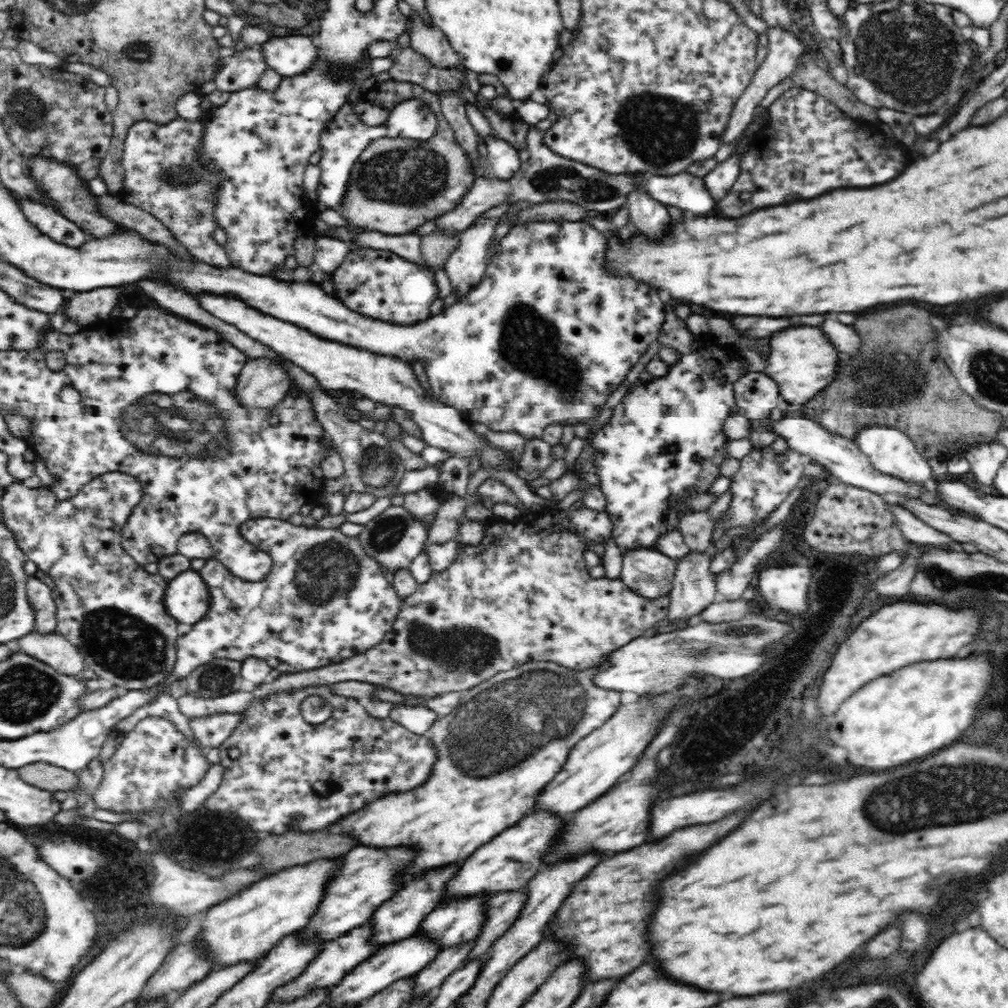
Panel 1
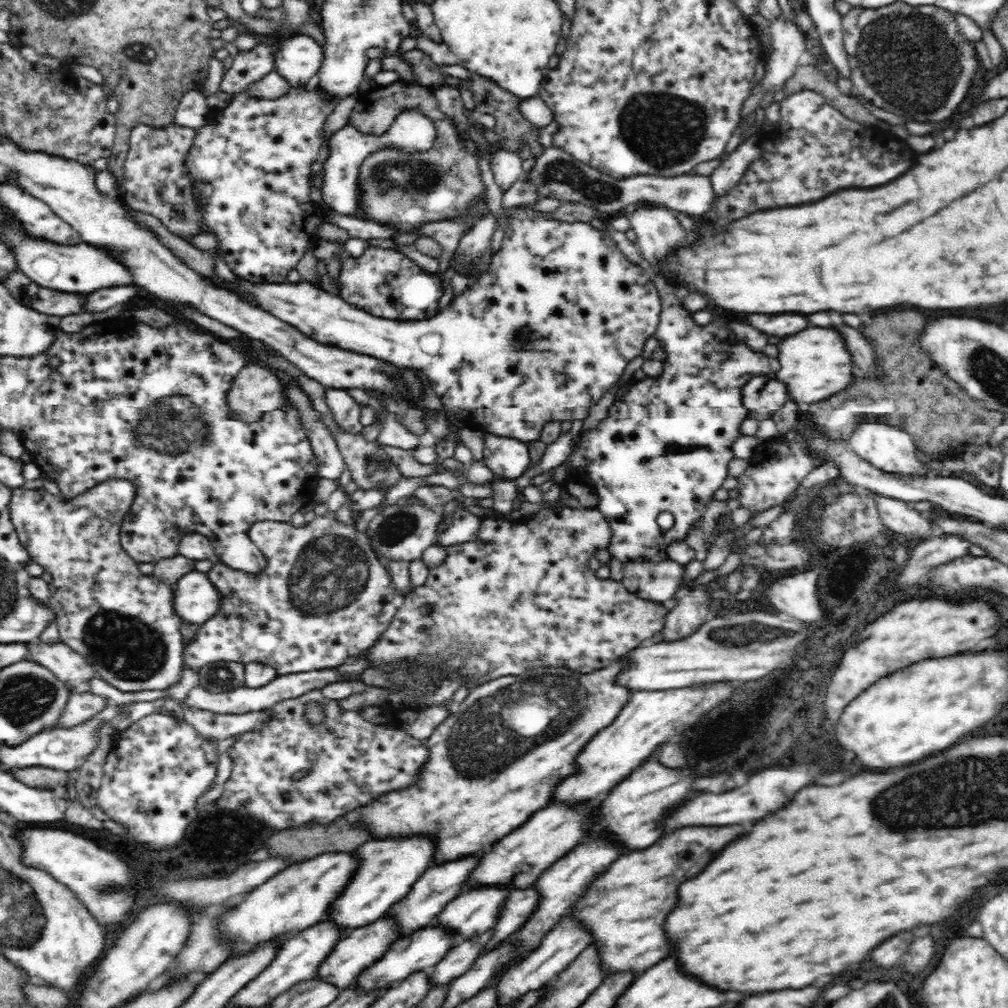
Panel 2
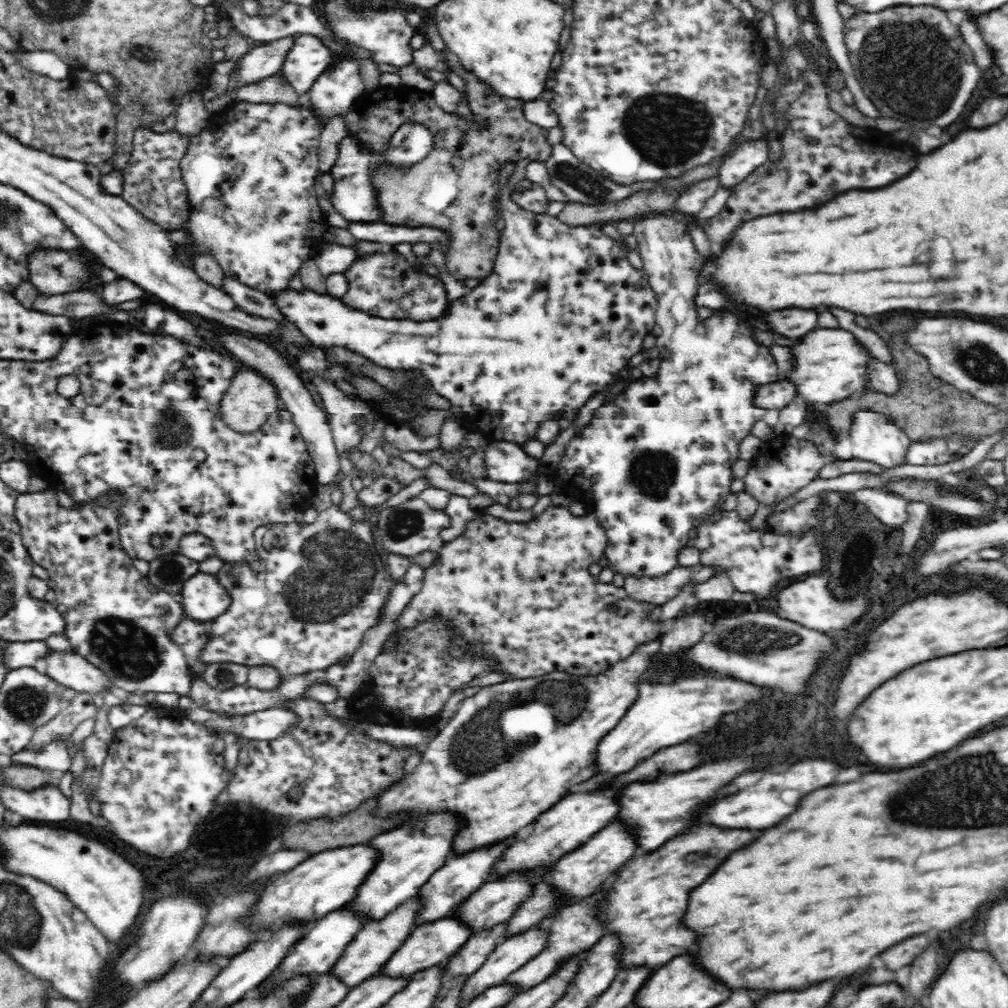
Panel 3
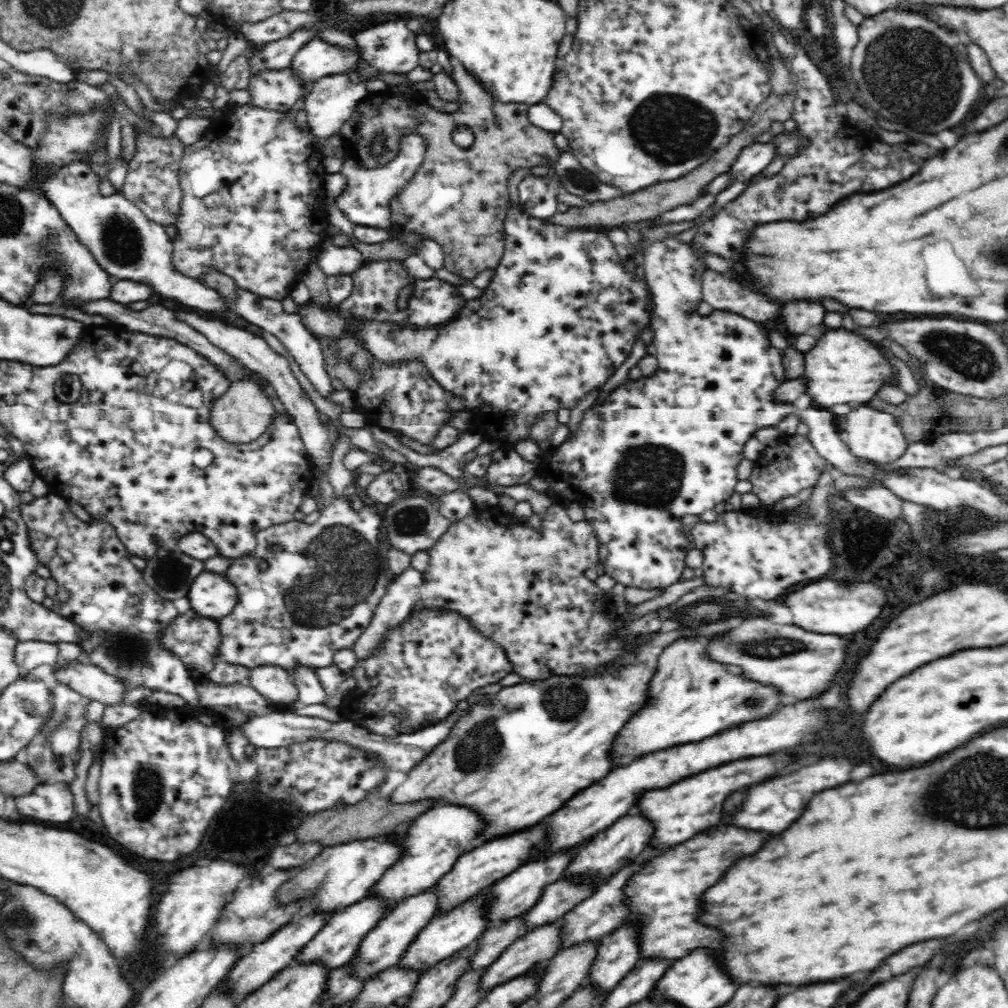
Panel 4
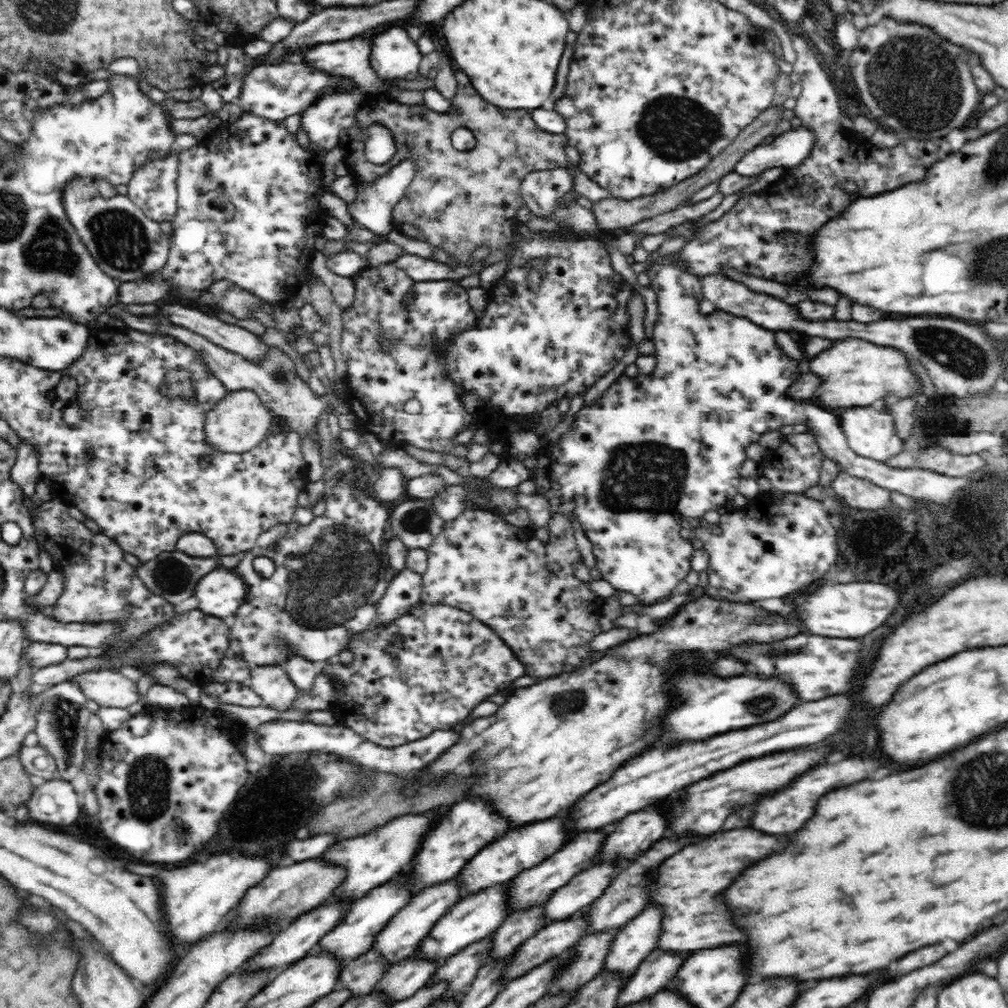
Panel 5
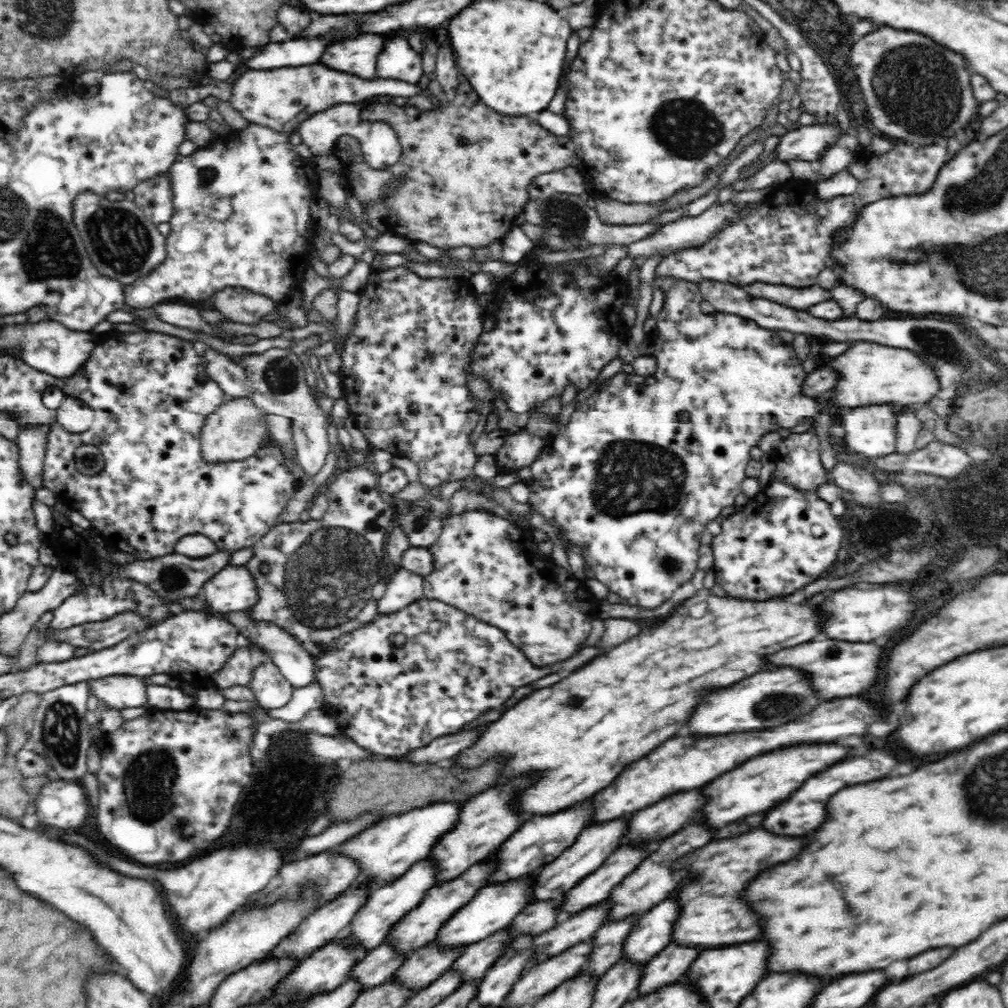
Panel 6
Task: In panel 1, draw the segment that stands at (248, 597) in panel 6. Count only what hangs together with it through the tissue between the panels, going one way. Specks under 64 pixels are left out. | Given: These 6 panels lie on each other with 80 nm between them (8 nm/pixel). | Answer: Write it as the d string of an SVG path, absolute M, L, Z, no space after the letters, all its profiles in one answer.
M194 569L181 572L165 590L165 608L174 620L184 624L197 623L210 606L209 589Z

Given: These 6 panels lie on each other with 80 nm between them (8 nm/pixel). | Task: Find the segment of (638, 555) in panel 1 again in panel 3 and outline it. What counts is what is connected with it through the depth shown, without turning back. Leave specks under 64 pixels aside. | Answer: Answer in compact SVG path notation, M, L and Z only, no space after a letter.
M678 565L671 573L655 579L628 577L623 588L636 601L661 605L680 592L680 588L690 580L692 573L692 567Z

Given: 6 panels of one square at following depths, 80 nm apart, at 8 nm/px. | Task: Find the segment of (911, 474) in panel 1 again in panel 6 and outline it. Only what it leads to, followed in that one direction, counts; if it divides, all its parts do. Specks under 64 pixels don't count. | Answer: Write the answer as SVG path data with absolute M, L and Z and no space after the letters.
M872 404L845 408L840 432L846 445L861 458L878 458L894 453L897 407Z

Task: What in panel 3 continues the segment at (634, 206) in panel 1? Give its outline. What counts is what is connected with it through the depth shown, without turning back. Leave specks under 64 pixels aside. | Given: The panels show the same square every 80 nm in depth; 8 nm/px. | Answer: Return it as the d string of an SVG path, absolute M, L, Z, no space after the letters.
M654 213L633 222L636 229L636 239L638 240L637 253L644 262L643 269L646 271L648 283L656 294L655 325L651 334L656 338L655 345L658 346L660 351L658 372L653 377L643 376L637 380L630 379L614 398L594 410L593 417L586 425L576 431L576 436L564 448L560 462L554 464L551 471L545 473L545 477L554 484L554 490L564 494L564 496L569 496L572 501L583 503L586 508L592 509L592 513L595 514L607 533L607 548L604 550L603 556L608 560L607 567L614 574L620 574L624 578L636 577L636 579L641 579L642 577L648 577L655 579L671 573L679 565L678 555L684 547L689 546L688 542L693 533L692 521L704 516L704 514L713 512L714 506L730 494L731 484L734 480L732 465L740 459L739 444L746 436L750 435L756 422L764 420L768 412L768 408L755 406L755 392L758 387L778 382L780 379L778 379L776 360L771 354L771 350L768 350L770 347L760 344L755 336L752 338L752 326L746 320L738 318L736 314L730 314L730 316L724 316L722 324L720 324L720 320L718 322L710 320L710 324L706 324L696 314L694 296L698 294L700 262L704 262L704 260L696 252L692 240L688 236L687 226L676 222L671 213Z

